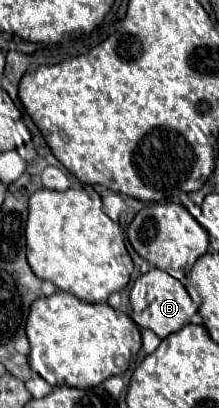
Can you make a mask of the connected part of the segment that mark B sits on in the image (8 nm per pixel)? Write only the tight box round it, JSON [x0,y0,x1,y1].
[129,269,198,339]

